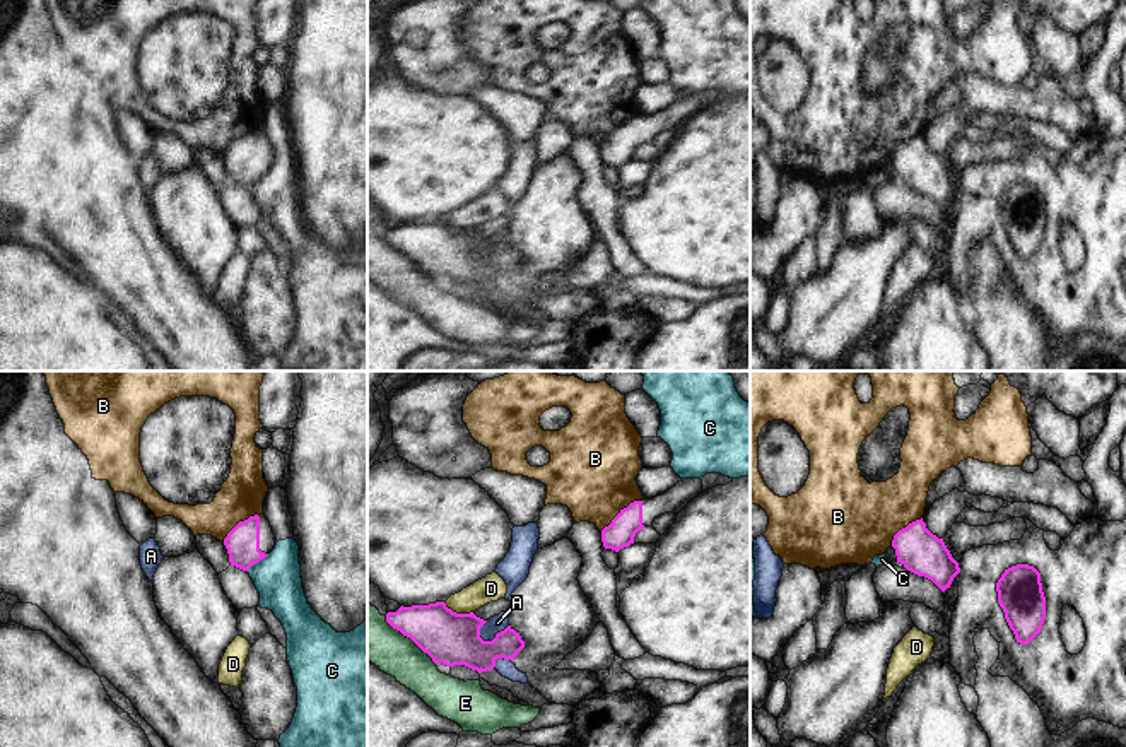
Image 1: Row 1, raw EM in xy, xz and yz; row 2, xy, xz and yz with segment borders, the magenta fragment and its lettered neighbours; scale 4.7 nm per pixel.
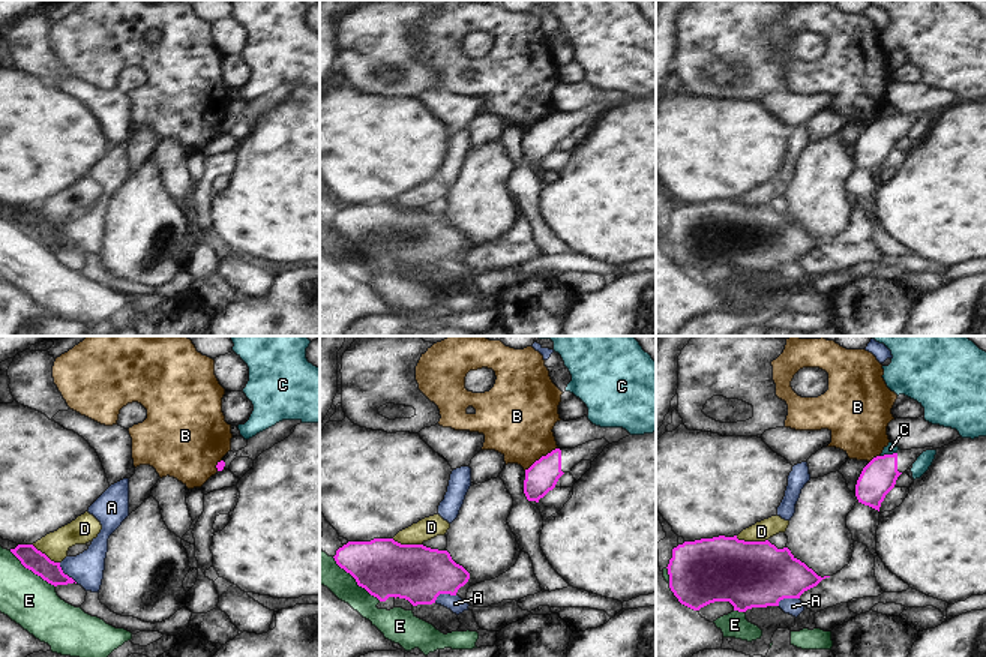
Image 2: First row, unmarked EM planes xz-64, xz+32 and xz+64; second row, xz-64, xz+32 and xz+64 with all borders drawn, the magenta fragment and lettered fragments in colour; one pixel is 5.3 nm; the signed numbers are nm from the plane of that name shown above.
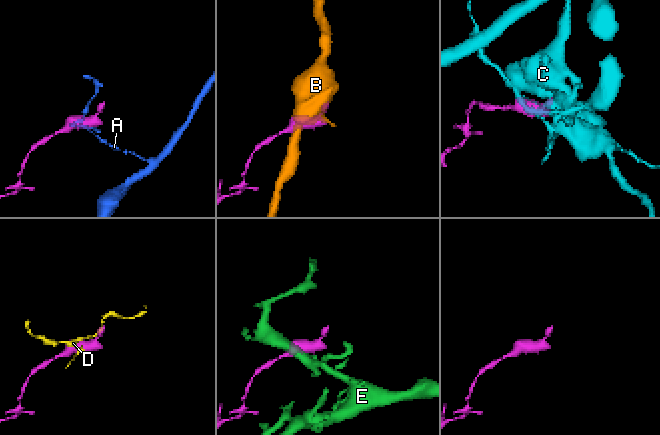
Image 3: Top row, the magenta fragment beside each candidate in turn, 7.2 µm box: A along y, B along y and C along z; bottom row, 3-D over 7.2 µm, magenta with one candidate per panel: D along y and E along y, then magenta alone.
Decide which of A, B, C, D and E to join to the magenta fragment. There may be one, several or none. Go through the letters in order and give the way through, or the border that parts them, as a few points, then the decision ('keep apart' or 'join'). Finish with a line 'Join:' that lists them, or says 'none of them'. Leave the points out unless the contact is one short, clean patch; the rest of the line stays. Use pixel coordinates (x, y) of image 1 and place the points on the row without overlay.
A: keep apart
B: border along xz (639, 117), (627, 122), (600, 147); keep apart
C: border along xy (269, 171), (246, 188); keep apart
D: border along xz (443, 219), (457, 229), (472, 229); keep apart
E: border along xz (385, 233), (393, 245), (409, 253), (434, 281); keep apart
Join: none of them

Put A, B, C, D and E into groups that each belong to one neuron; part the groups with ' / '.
A / B / C / D / E

